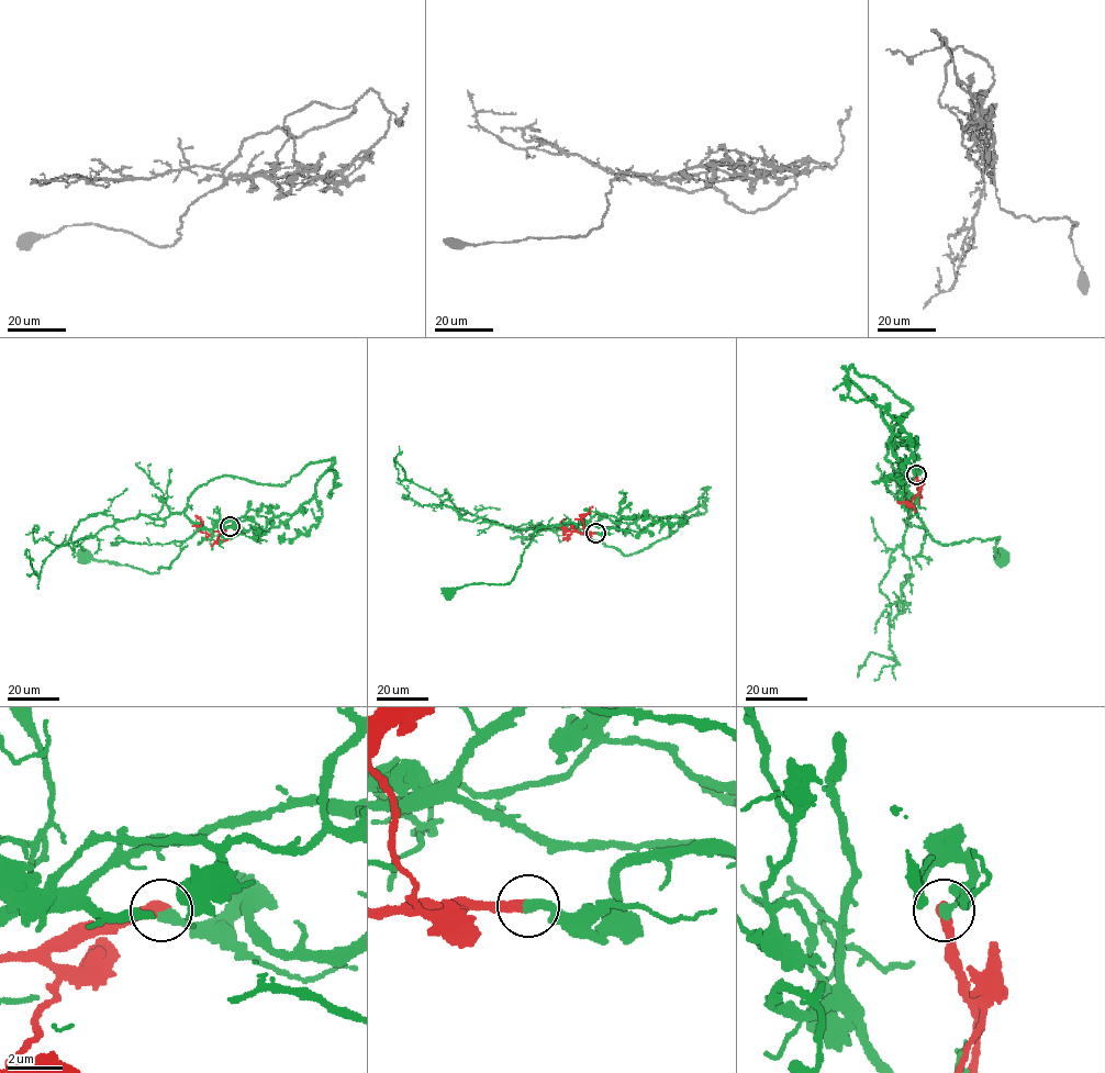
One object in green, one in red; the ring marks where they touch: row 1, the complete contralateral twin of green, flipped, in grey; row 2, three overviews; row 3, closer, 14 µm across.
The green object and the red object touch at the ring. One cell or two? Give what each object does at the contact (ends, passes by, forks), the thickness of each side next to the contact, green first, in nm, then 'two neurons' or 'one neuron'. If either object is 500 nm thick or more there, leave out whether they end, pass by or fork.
green ends there; red ends there; 400 nm thick on the green side, 440 nm on the other; one neuron

